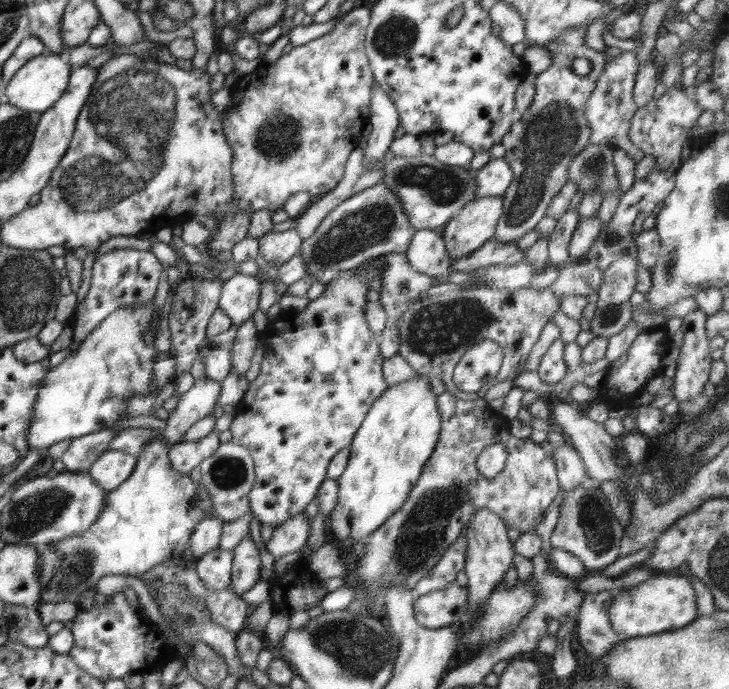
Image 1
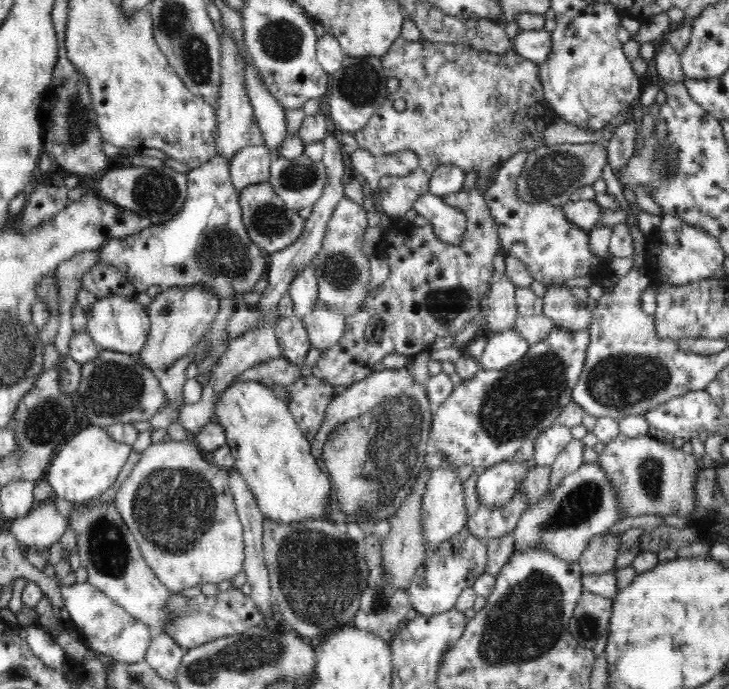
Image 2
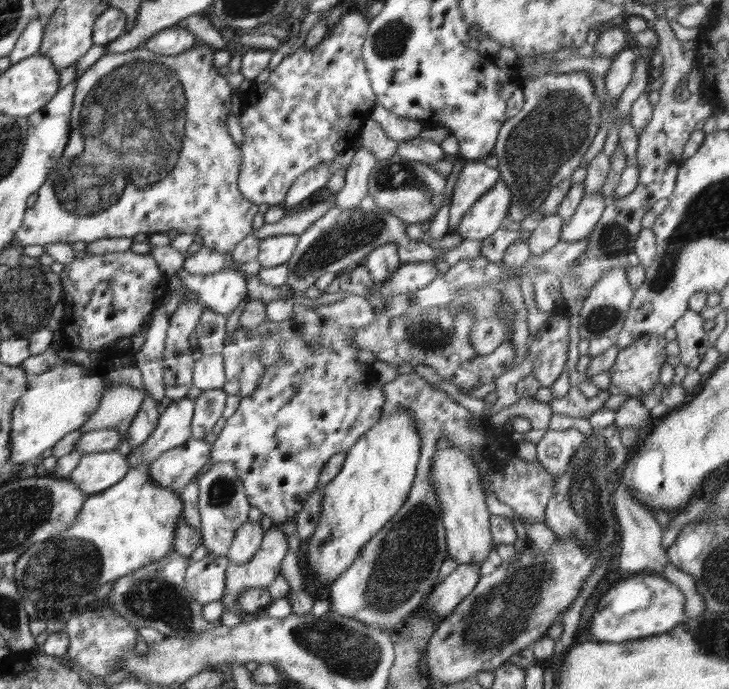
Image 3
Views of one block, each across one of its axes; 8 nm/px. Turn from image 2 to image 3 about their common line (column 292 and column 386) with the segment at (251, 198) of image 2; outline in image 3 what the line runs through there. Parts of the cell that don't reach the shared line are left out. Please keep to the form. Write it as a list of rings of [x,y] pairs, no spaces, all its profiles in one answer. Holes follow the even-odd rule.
[[[367,194],[356,208],[332,207],[302,234],[297,235],[297,247],[287,262],[285,285],[292,296],[303,296],[314,282],[326,274],[342,274],[352,271],[372,250],[386,243],[396,243],[397,253],[402,263],[415,263],[436,260],[436,250],[430,244],[410,239],[406,235],[406,223],[394,216],[389,210],[376,206],[374,199]]]

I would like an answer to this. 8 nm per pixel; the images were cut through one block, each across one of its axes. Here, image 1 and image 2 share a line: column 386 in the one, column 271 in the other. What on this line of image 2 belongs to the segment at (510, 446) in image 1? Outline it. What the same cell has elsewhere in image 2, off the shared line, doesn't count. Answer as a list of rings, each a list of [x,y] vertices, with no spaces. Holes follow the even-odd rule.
[[[325,518],[290,524],[264,519],[262,542],[272,597],[298,636],[315,644],[332,631],[352,626],[369,572],[365,556],[348,536],[345,524]]]

